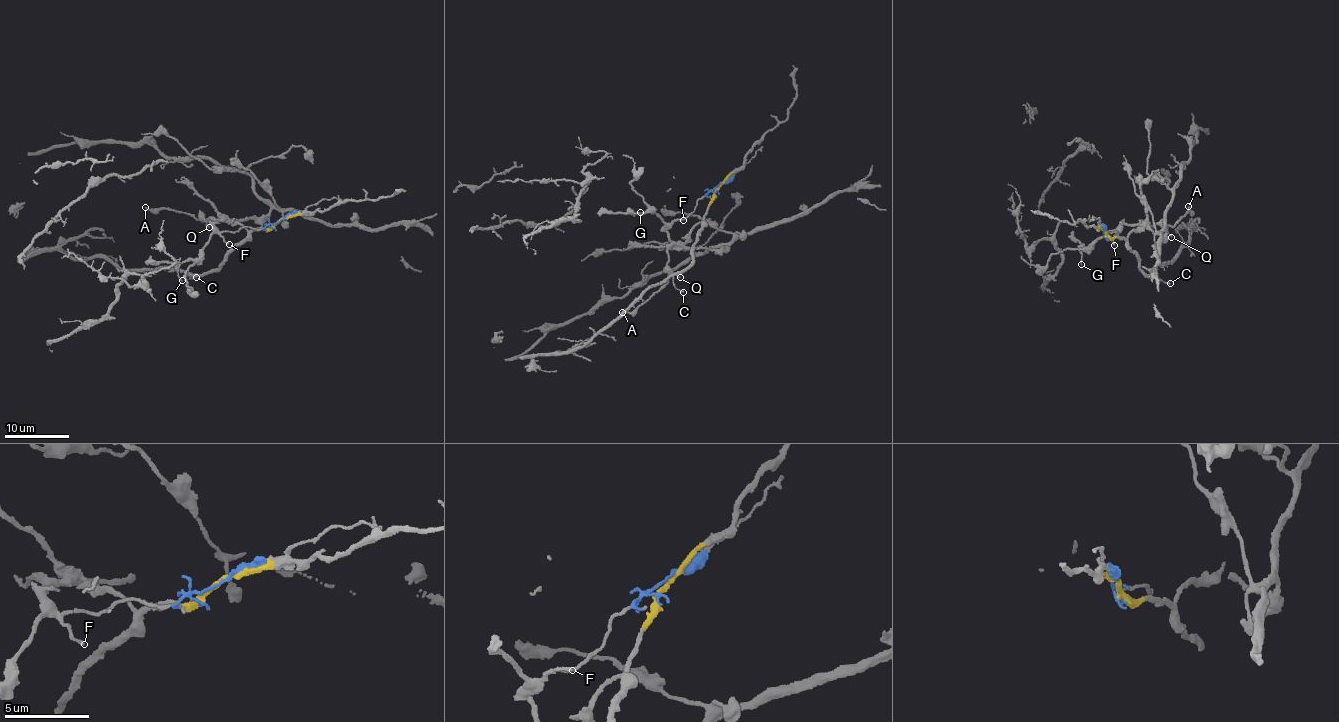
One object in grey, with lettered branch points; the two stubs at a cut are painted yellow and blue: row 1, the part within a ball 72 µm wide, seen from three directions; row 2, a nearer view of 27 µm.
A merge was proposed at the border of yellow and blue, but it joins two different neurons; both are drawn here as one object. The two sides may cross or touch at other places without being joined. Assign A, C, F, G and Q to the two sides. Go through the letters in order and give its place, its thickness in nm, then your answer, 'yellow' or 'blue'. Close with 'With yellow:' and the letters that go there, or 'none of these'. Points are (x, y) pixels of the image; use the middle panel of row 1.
A: (622, 312) | 170 nm | blue
C: (683, 292) | 130 nm | yellow
F: (683, 220) | 160 nm | blue
G: (640, 212) | 130 nm | blue
Q: (680, 277) | 140 nm | blue
With yellow: C

